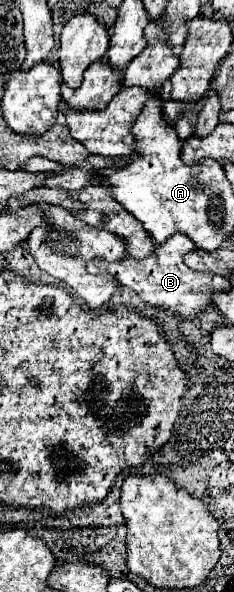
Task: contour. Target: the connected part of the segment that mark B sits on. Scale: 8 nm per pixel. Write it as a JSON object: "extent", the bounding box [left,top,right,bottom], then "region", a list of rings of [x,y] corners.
{"extent":[106,232,212,318],"region":[[[176,232],[166,240],[166,244],[156,244],[154,252],[144,260],[124,258],[116,262],[106,262],[108,272],[126,288],[134,290],[144,302],[170,310],[172,314],[178,314],[182,318],[192,318],[200,310],[204,310],[208,304],[212,304],[212,278],[208,272],[194,272],[184,264],[184,254],[194,250],[196,246],[188,240],[188,236],[182,236],[182,232]]]}

